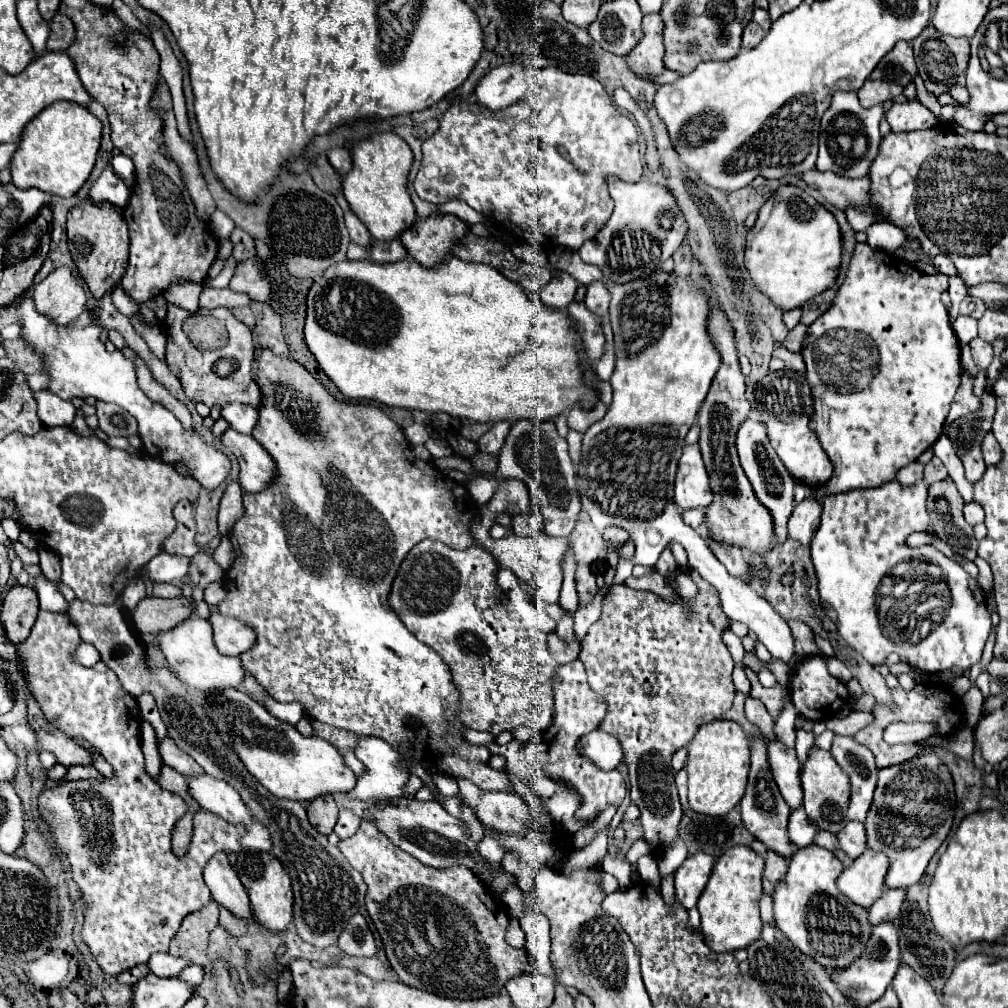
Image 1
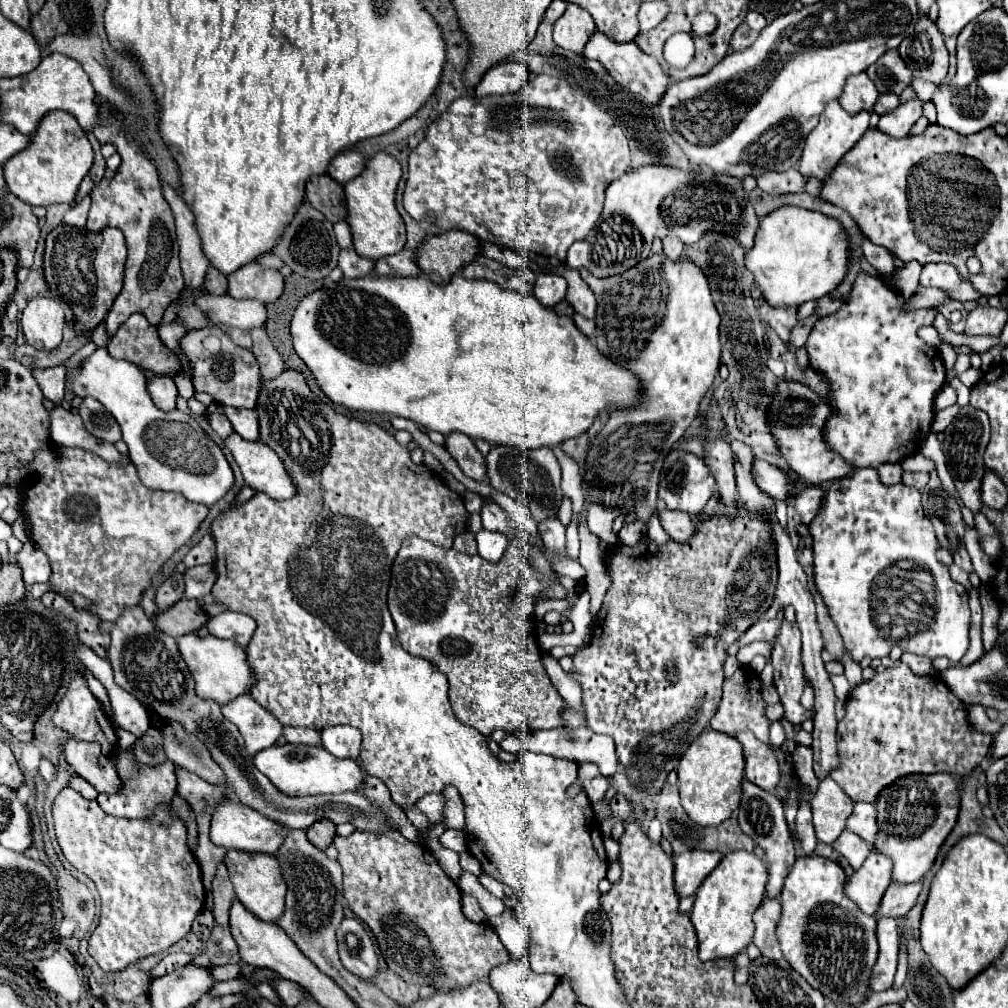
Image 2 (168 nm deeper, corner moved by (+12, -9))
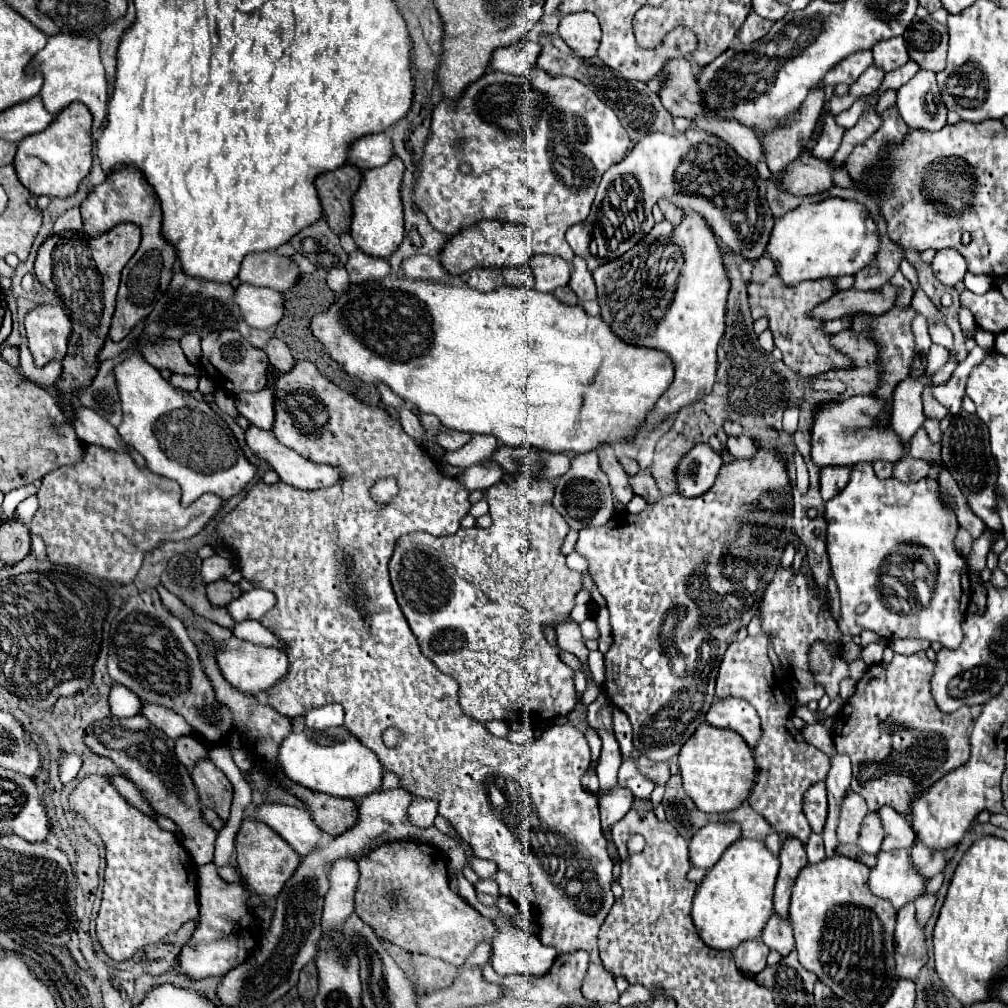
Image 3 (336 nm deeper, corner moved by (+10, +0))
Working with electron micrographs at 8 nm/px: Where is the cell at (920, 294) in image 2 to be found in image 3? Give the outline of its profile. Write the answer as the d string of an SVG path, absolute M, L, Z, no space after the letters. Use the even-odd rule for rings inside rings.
M884 284L882 288L858 292L858 290L844 290L834 294L830 300L820 302L812 310L814 320L836 320L844 318L850 312L870 312L874 316L888 312L898 300L898 288L892 284Z

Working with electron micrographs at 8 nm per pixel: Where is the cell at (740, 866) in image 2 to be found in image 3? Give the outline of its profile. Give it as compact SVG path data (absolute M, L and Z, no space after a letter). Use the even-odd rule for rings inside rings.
M740 838L722 854L700 882L692 906L692 920L706 946L714 950L734 950L744 940L756 938L762 932L766 916L774 912L772 892L778 868L778 858L764 842Z

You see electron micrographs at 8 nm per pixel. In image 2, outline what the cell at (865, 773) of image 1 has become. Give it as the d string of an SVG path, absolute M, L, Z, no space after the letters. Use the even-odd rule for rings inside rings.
M854 803L854 813L848 819L848 829L860 835L864 841L876 849L876 833L878 833L878 823L876 823L876 805L872 803Z

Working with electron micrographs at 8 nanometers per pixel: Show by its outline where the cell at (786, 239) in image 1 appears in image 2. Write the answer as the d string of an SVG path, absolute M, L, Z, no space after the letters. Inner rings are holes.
M780 207L760 219L754 247L746 253L746 267L772 307L802 305L834 291L844 281L850 263L850 241L844 227L818 211Z

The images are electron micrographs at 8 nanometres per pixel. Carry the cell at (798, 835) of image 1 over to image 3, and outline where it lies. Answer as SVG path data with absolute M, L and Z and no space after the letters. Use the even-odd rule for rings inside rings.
M818 782L804 796L804 816L816 834L822 832L824 822L826 822L826 814L828 814L826 786L824 786L824 782Z

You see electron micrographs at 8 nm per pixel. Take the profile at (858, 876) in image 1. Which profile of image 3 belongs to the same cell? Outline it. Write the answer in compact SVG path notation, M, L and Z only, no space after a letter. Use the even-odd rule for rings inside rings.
M898 848L892 852L878 852L878 862L870 868L868 886L874 896L888 900L894 908L904 906L922 894L926 880L912 870L908 850Z

